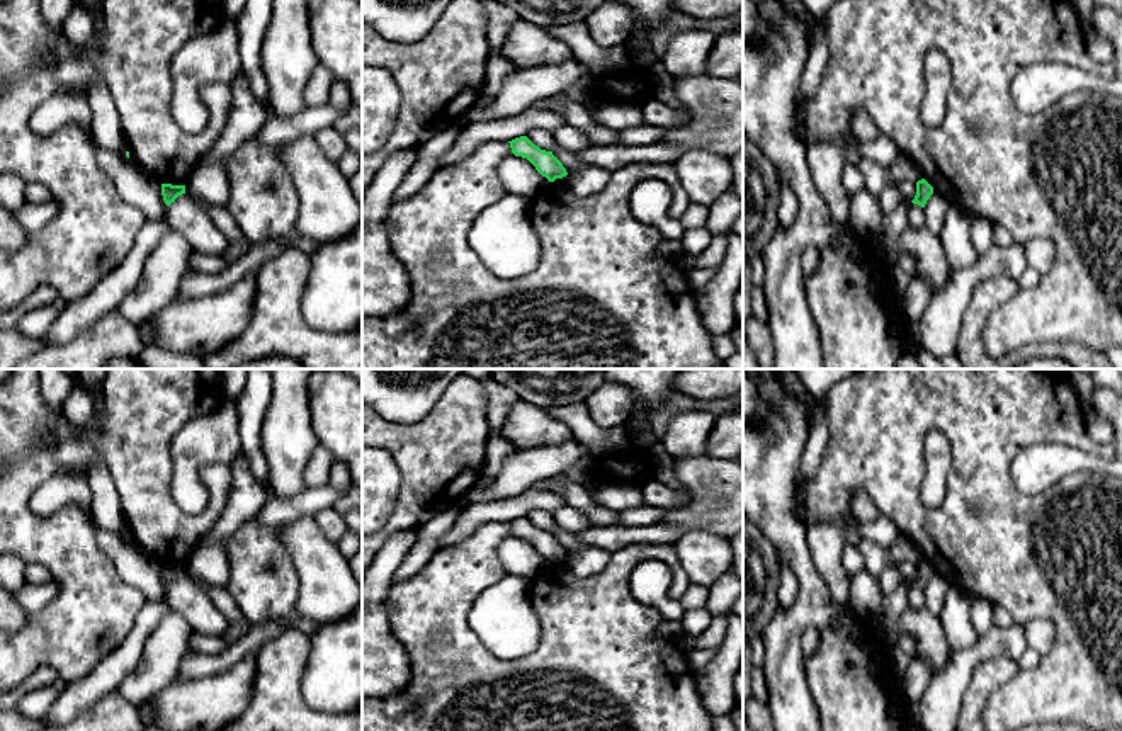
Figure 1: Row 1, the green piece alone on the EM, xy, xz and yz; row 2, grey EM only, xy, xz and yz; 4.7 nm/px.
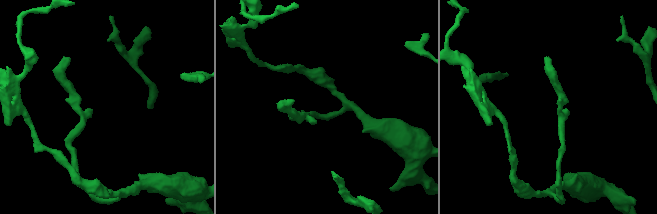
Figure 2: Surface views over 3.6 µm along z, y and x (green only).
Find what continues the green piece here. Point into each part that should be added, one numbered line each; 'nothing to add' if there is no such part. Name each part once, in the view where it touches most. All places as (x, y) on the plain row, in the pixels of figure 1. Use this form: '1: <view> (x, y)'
nothing to add

